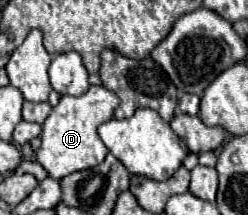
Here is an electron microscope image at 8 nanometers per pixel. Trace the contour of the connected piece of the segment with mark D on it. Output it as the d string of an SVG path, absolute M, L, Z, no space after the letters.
M91 85L83 95L71 97L63 95L59 105L53 107L51 115L43 123L43 143L37 151L37 161L49 171L49 177L61 179L69 173L91 169L93 165L99 165L105 155L107 147L97 135L97 127L109 119L113 119L113 111L119 105L119 97L105 89L103 85Z

